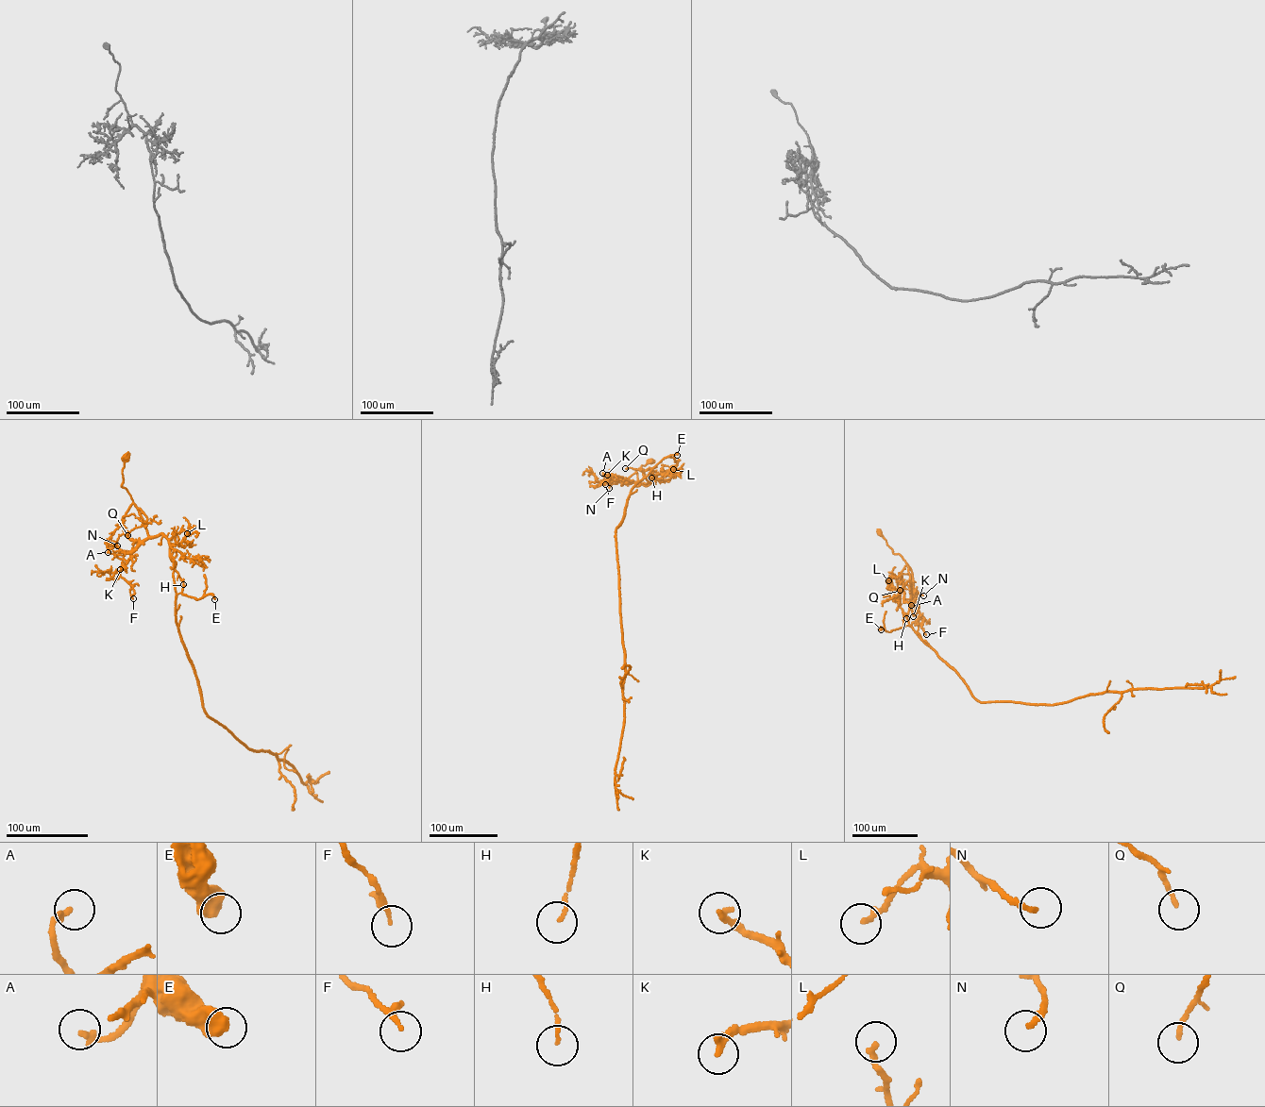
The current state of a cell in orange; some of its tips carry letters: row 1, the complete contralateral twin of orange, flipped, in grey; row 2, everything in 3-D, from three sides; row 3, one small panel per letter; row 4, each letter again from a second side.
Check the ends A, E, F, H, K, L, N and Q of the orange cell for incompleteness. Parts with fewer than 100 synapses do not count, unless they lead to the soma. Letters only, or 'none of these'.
none of these

